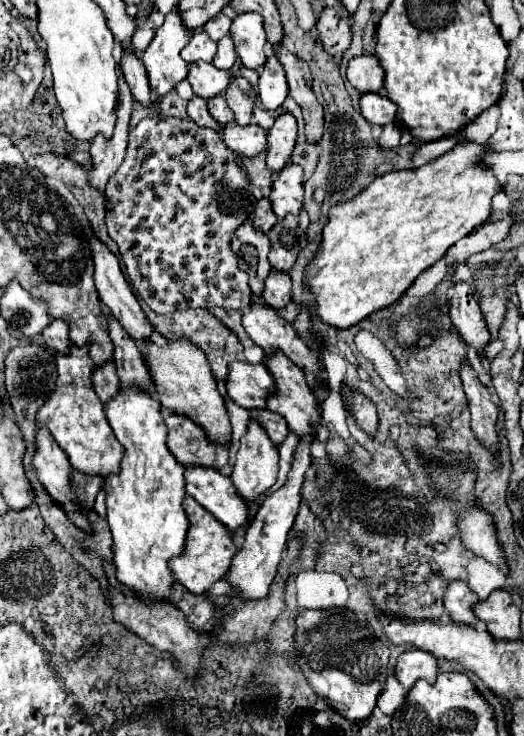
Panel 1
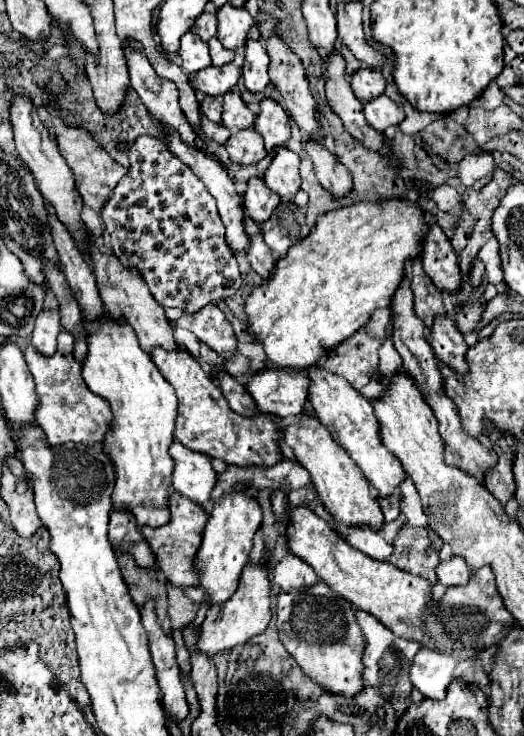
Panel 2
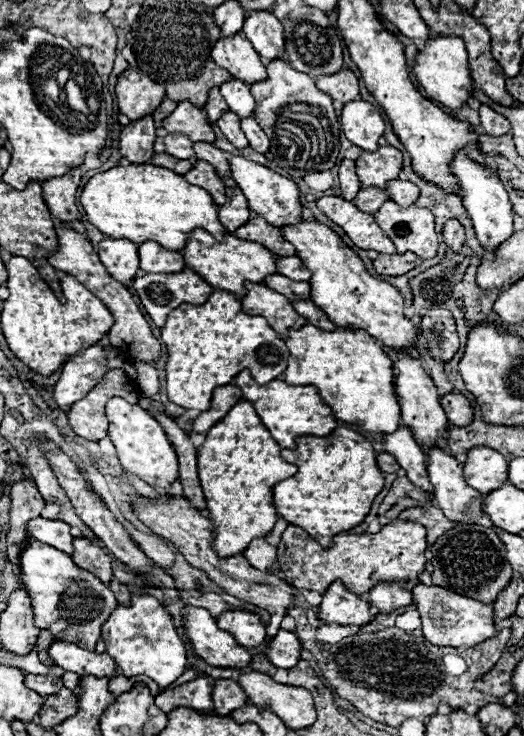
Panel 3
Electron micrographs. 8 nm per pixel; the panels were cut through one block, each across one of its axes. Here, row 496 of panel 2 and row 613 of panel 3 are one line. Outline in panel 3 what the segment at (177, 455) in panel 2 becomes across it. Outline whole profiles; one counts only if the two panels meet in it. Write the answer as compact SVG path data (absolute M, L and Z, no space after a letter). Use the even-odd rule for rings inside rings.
M186 606L186 636L192 642L196 654L210 666L246 670L252 662L248 648L240 646L232 634L216 626L214 616L208 610Z

